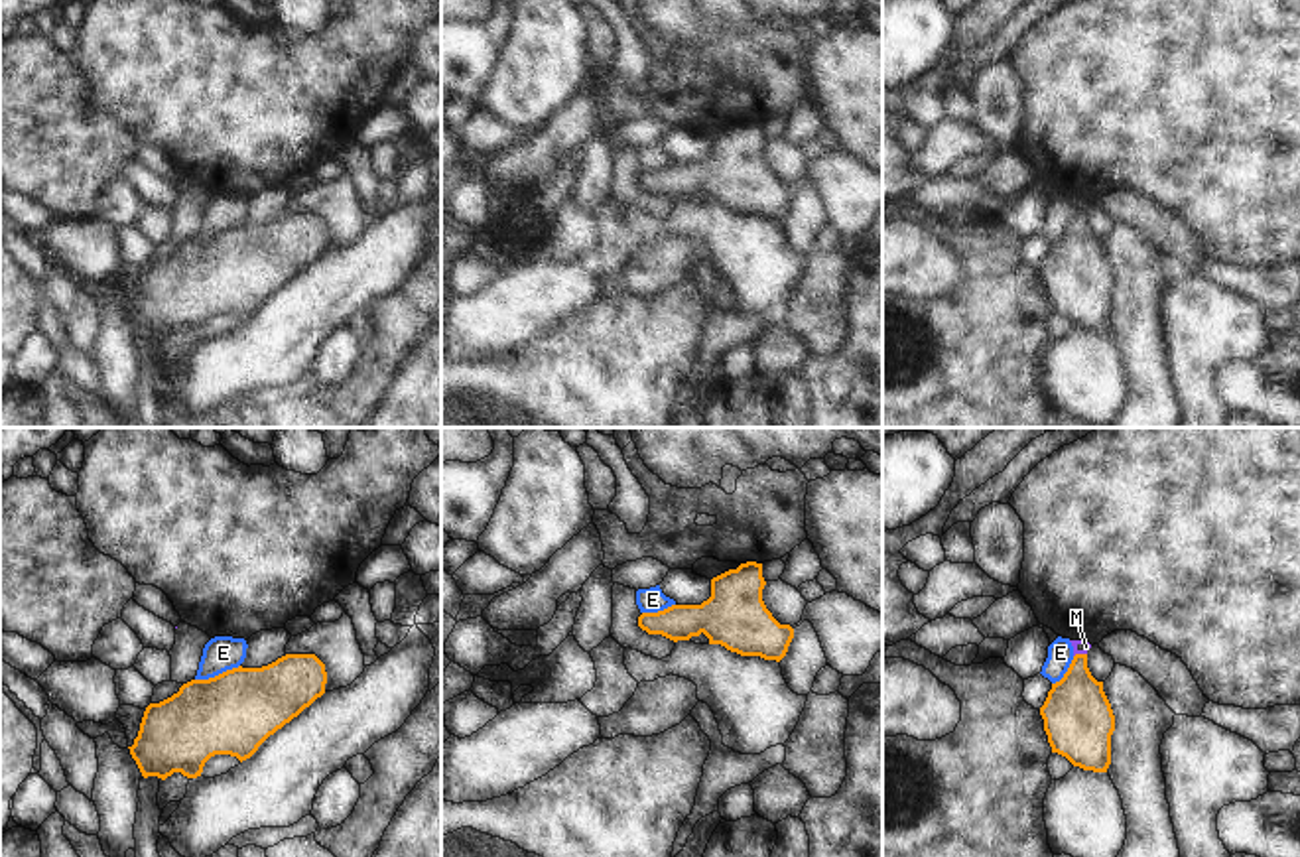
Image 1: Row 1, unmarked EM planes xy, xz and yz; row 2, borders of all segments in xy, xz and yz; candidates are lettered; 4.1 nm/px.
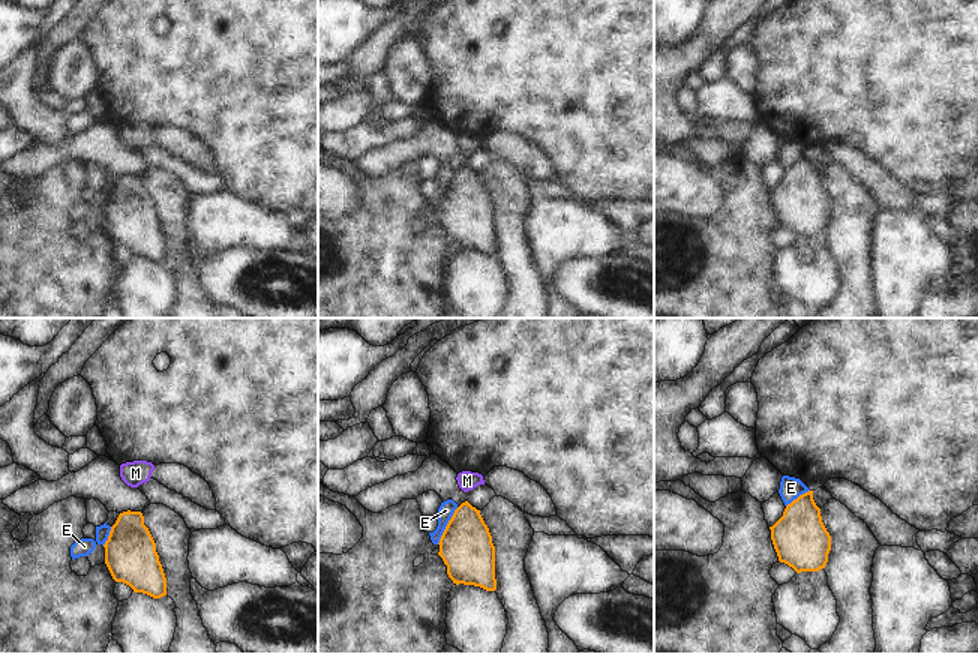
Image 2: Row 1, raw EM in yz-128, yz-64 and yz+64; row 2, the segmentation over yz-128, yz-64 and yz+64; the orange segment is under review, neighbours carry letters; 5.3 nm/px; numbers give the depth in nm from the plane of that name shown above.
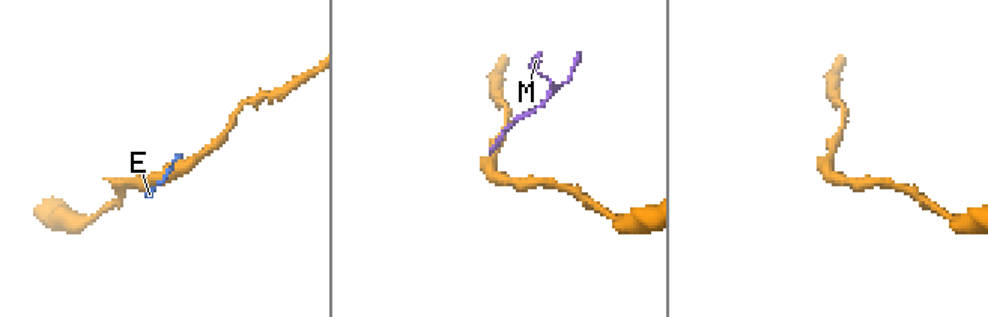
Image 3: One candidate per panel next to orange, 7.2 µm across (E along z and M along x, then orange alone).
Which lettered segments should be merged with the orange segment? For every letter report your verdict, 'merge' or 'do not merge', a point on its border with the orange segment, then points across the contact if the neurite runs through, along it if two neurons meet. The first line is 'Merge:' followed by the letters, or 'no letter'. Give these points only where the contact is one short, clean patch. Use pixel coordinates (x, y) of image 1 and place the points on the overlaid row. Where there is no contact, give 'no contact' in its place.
Merge: M
E: do not merge | xy (219, 674) | along xy (239, 664), (195, 680)
M: merge | yz (1080, 655) | across yz (1078, 716), (1080, 655), (1080, 647)

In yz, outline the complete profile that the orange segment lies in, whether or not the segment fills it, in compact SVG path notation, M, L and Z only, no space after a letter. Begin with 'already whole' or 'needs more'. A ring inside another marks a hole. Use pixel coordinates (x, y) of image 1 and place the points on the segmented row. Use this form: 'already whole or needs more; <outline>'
needs more; M1070 640L1073 660L1064 678L1052 684L1040 715L1052 753L1066 757L1073 766L1107 772L1111 764L1111 735L1115 715L1103 692L1087 668L1085 640Z

